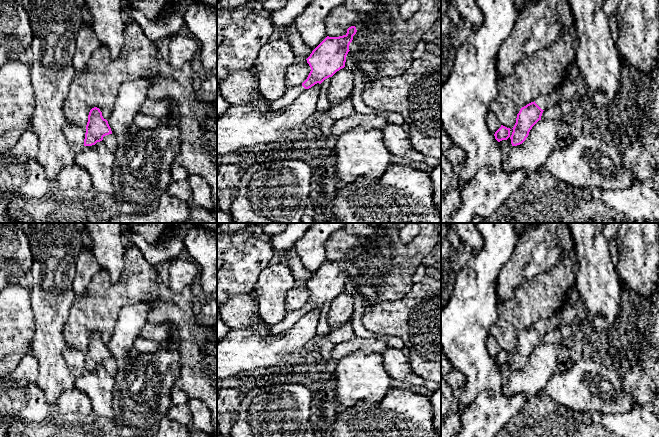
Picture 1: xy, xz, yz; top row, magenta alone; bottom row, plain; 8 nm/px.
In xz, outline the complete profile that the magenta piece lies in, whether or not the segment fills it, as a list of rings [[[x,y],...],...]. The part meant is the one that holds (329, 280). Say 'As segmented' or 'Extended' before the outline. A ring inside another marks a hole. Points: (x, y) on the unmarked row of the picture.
Extended. [[[355,250],[347,253],[347,257],[339,261],[327,260],[306,283],[311,295],[307,303],[300,309],[288,312],[285,318],[272,326],[275,333],[288,331],[302,316],[315,308],[321,308],[345,291],[349,269],[357,254]]]

